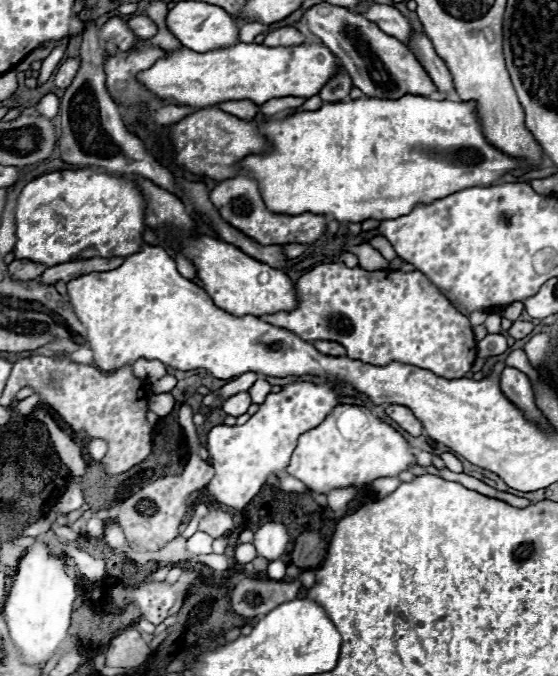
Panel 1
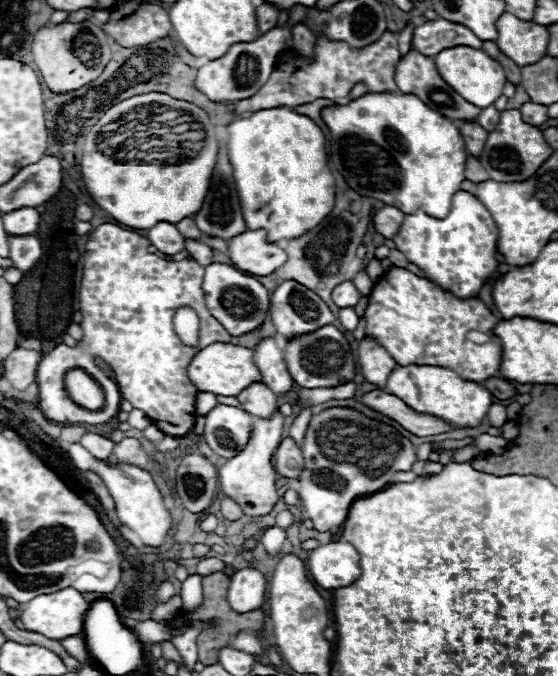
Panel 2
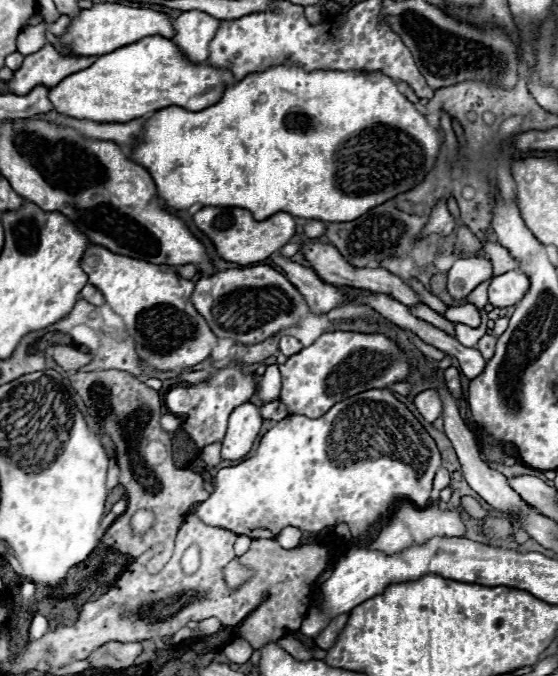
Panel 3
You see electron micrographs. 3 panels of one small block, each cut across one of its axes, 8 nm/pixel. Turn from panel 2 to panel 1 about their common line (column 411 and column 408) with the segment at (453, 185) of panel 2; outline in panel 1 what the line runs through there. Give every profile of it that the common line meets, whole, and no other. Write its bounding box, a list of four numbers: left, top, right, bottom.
[238,94,520,222]

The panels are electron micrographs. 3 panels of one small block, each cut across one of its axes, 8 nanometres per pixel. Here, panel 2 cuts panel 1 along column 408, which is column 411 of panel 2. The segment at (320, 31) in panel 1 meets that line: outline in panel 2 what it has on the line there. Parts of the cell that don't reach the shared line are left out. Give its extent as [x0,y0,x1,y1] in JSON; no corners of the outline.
[396,50,482,122]

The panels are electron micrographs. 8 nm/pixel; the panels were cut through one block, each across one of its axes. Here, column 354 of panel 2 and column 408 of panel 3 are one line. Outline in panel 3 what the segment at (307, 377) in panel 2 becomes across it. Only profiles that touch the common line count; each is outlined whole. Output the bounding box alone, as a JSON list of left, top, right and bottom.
[280,332,410,418]

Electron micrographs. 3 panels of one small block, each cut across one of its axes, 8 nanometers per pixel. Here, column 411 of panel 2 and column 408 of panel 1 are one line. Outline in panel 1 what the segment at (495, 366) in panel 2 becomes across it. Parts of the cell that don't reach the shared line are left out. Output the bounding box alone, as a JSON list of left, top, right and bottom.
[260,262,476,378]

